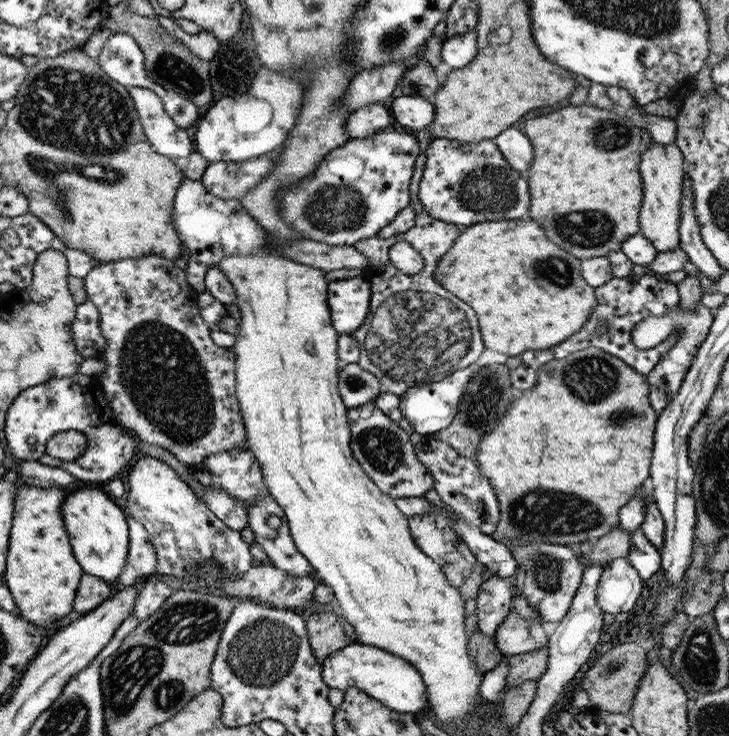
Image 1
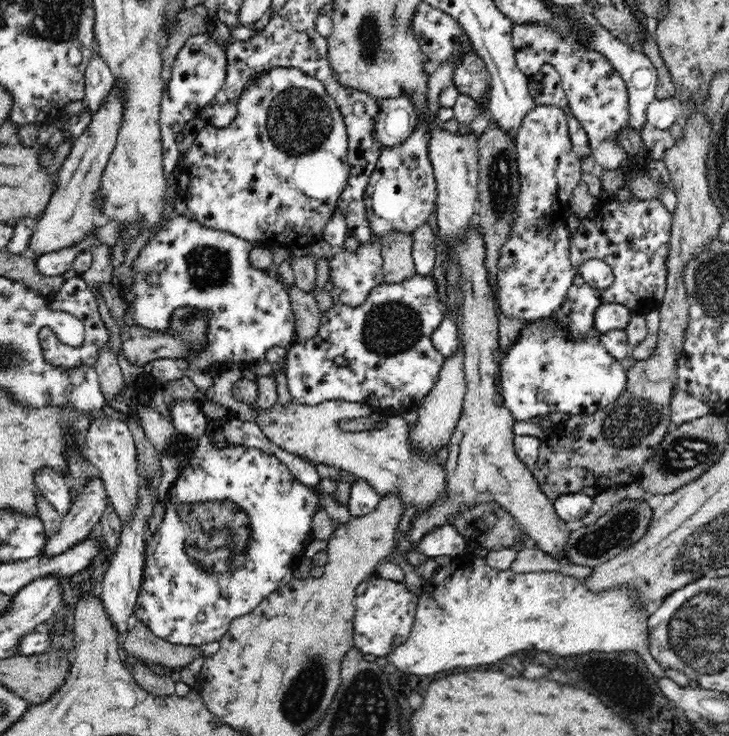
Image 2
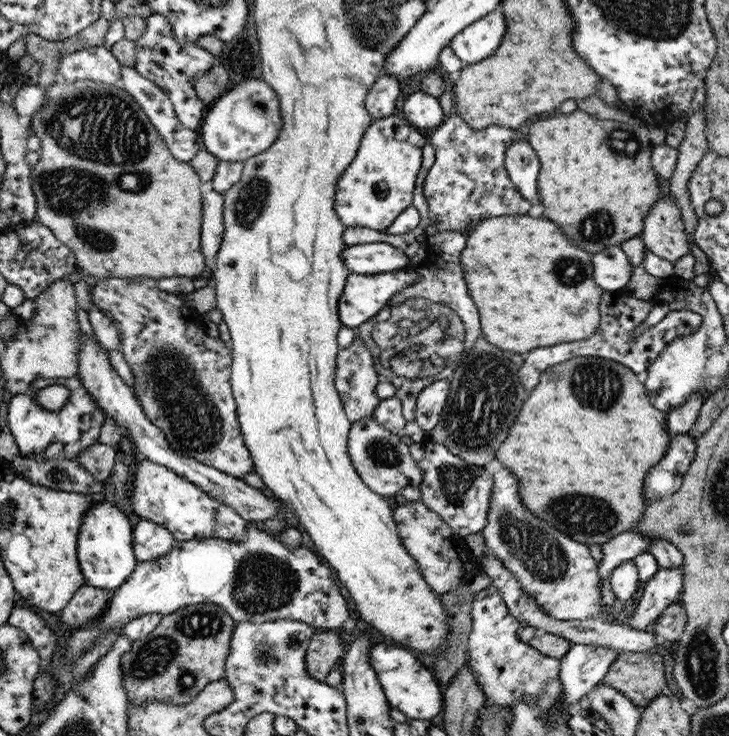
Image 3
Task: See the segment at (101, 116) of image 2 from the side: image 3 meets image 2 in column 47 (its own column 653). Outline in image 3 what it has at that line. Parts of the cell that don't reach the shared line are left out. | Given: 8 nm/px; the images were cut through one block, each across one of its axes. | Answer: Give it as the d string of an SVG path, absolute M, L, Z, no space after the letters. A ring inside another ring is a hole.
M672 192L658 194L658 202L650 206L644 219L642 240L647 250L664 258L673 265L685 254L689 254L688 233Z

